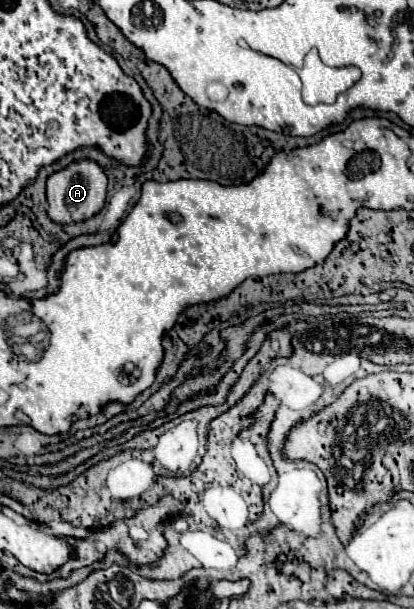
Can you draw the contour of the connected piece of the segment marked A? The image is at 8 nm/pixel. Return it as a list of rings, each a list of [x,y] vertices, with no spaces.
[[[91,161],[71,163],[67,169],[53,173],[47,179],[47,201],[49,201],[47,215],[53,223],[59,225],[79,223],[97,215],[105,205],[105,197],[107,197],[107,177],[103,169]]]

